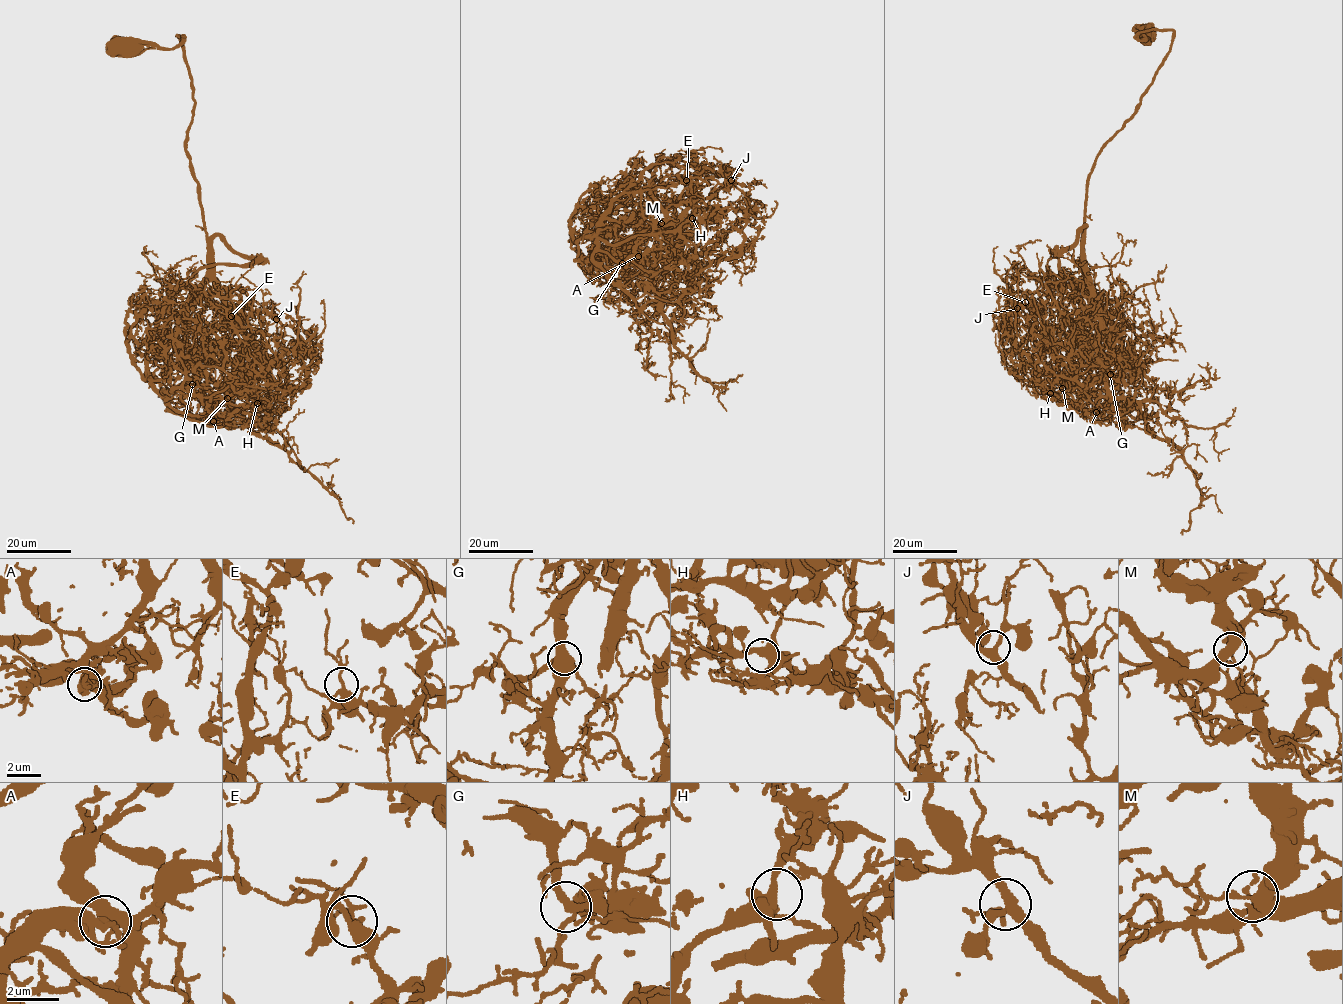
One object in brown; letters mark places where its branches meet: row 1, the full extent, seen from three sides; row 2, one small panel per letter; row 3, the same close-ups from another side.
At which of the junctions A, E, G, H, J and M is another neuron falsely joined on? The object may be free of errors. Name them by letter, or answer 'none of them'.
A

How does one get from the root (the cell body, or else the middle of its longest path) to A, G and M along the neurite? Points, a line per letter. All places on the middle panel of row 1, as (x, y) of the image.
A: (603, 254), (661, 257), (656, 293), (665, 271), (654, 240), (664, 225), (627, 249), (622, 270), (638, 256)
G: (603, 254), (661, 257), (656, 293), (665, 271), (654, 240), (664, 225), (631, 244), (622, 270), (622, 263)
M: (603, 254), (661, 257), (656, 293), (665, 271), (655, 239), (664, 225), (681, 256), (683, 237), (661, 223)

